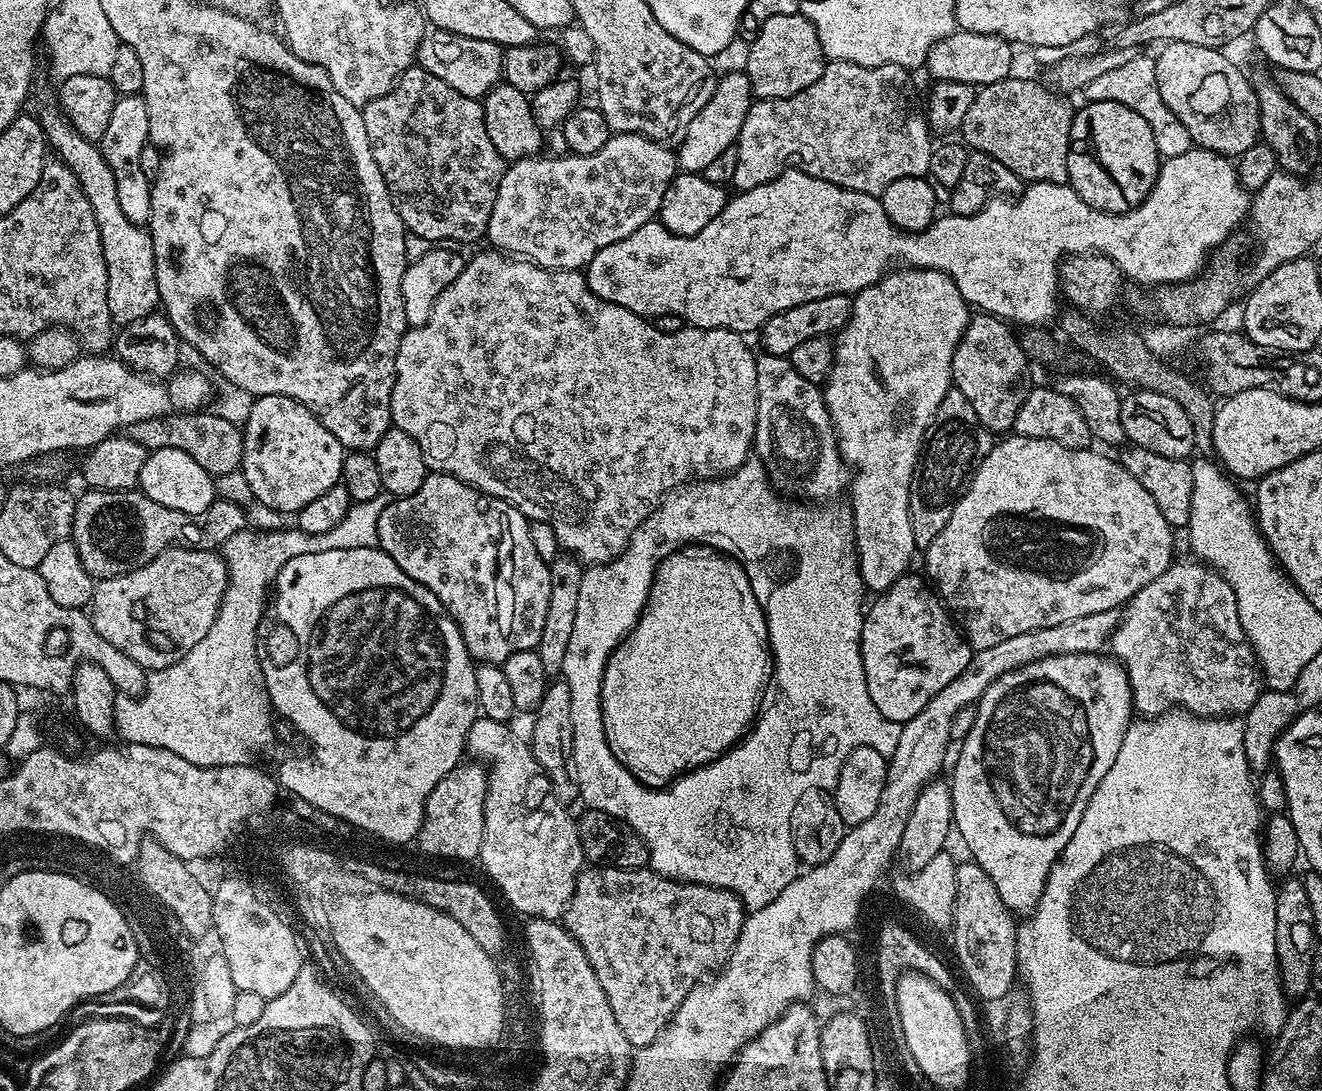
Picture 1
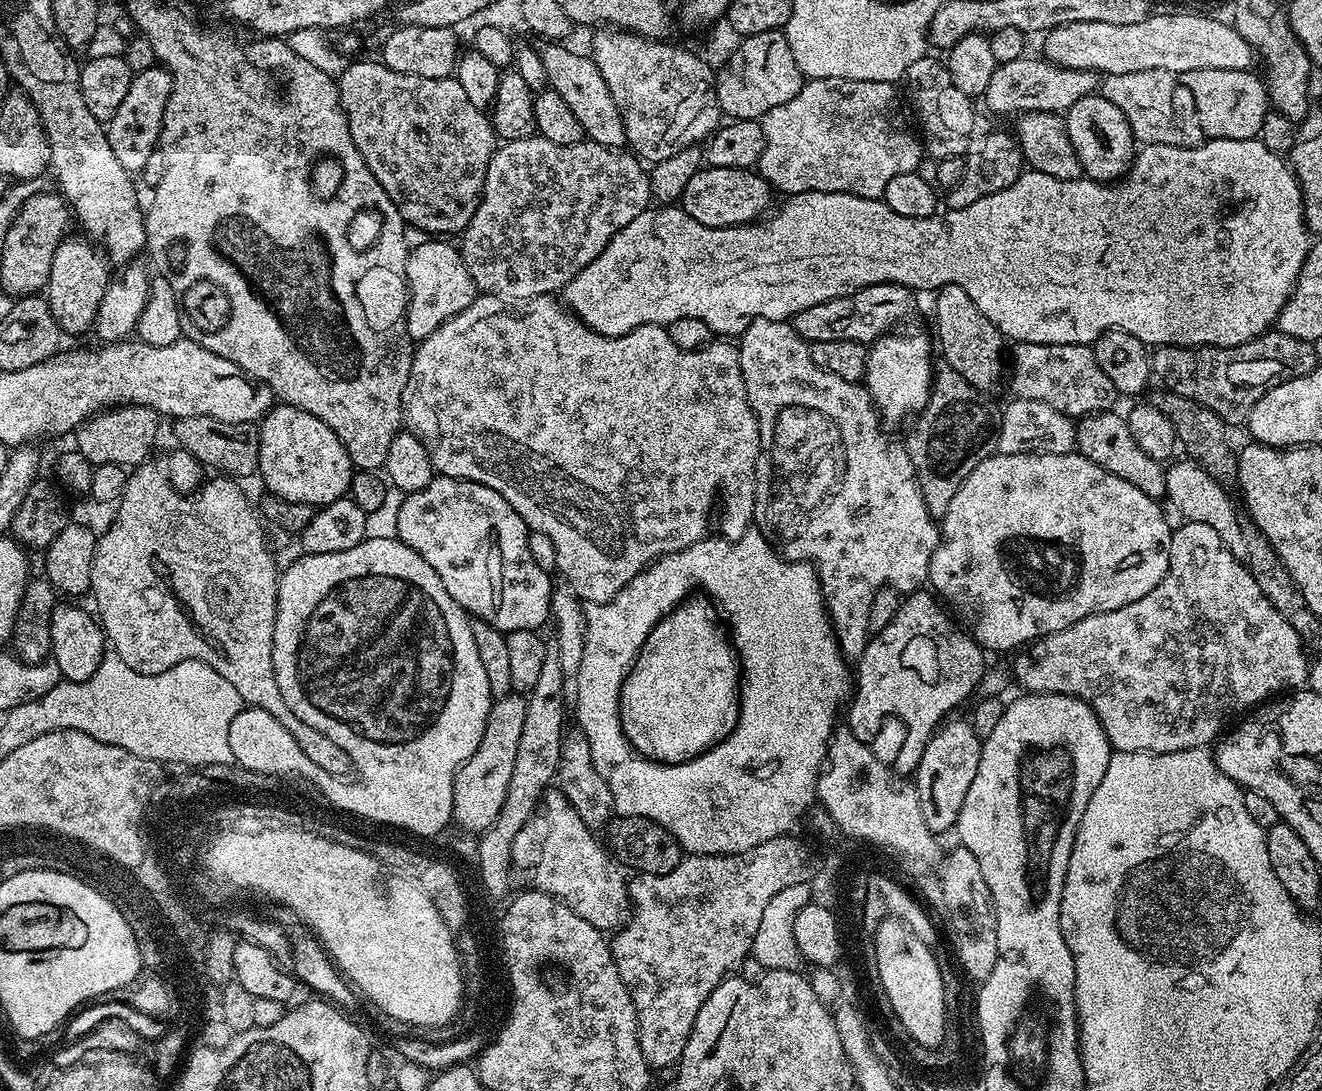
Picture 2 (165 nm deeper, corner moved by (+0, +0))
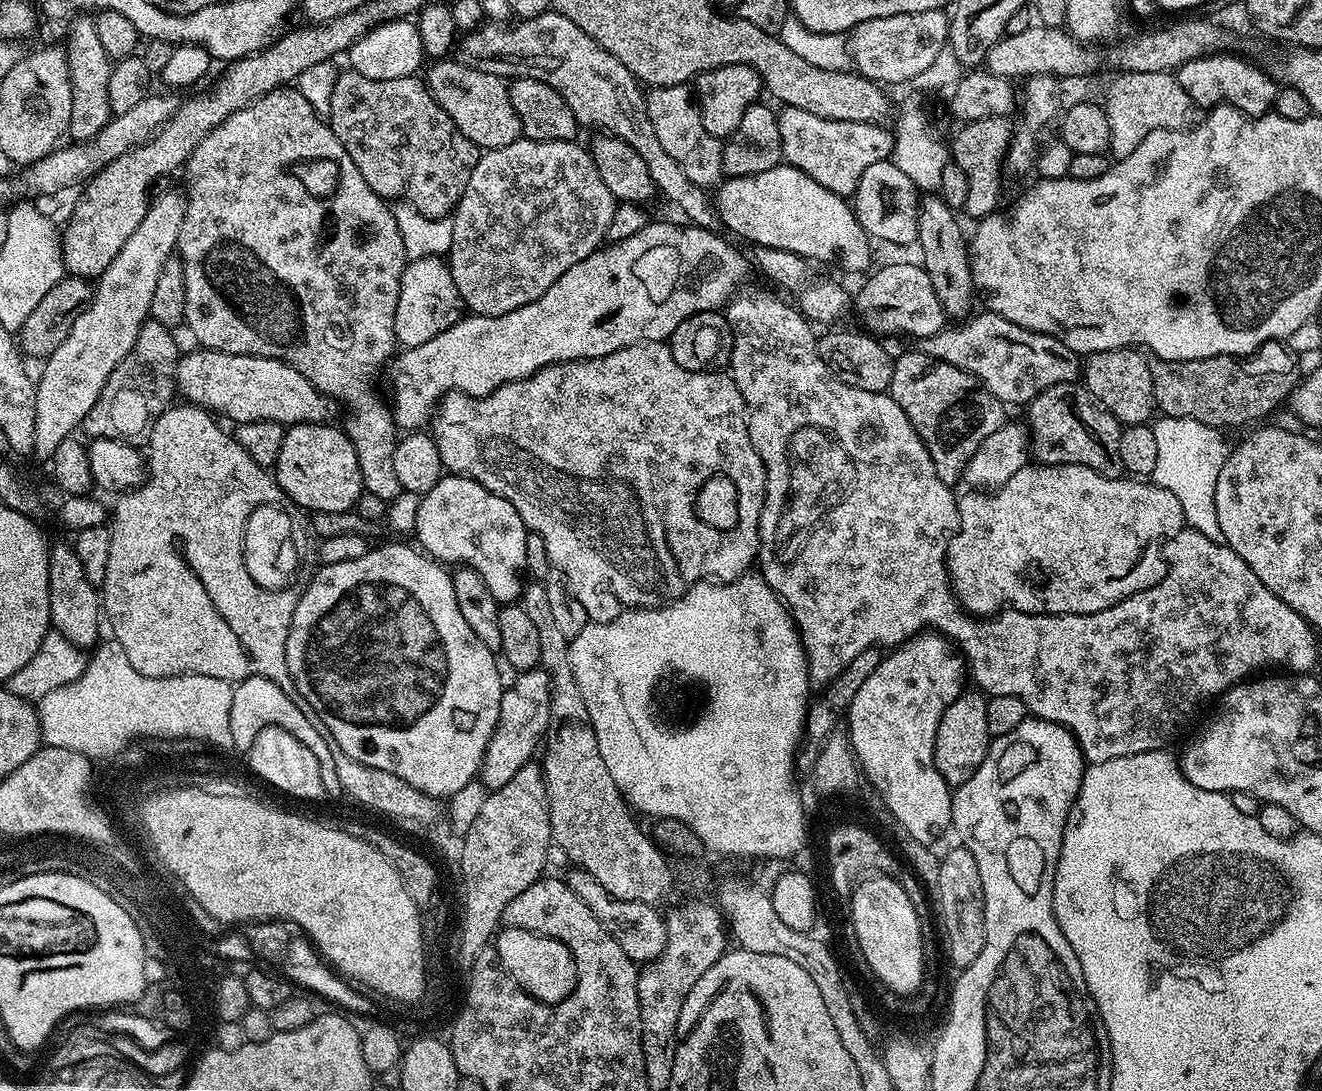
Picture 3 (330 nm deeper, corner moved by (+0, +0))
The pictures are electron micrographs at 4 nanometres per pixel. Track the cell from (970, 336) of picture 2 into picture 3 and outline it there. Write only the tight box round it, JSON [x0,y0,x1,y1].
[916,194,973,317]

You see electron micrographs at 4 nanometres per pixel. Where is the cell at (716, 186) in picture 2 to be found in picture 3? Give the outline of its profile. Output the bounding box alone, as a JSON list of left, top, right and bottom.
[714,162,873,273]

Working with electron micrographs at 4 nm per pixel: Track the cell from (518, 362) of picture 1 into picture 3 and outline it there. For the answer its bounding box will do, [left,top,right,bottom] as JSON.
[430,340,764,624]

